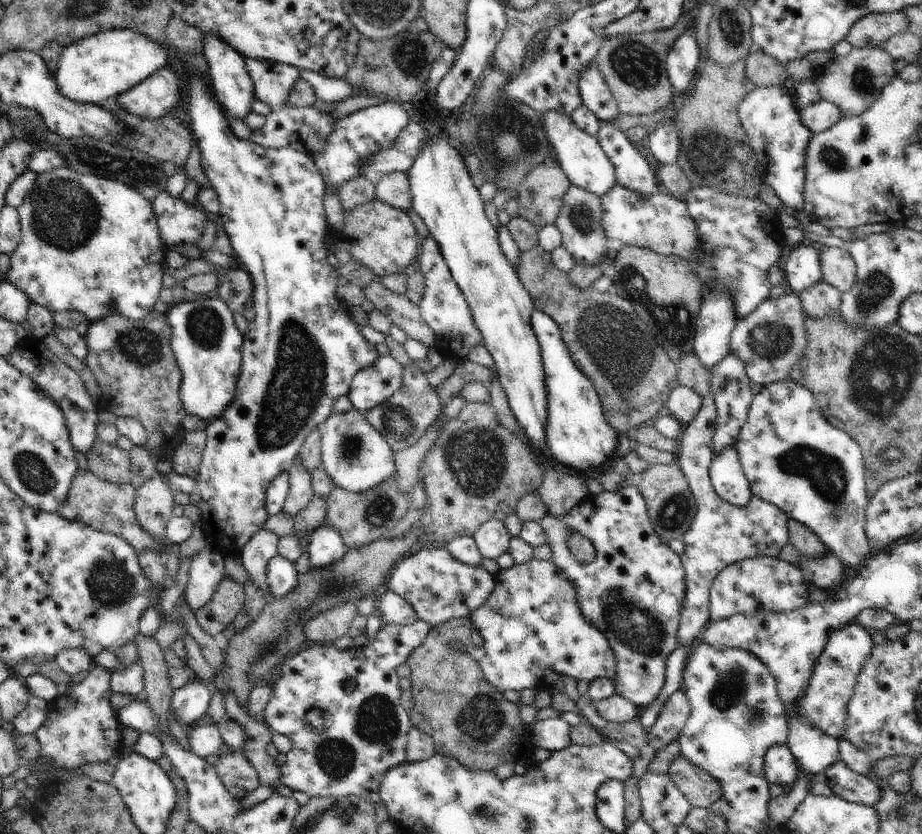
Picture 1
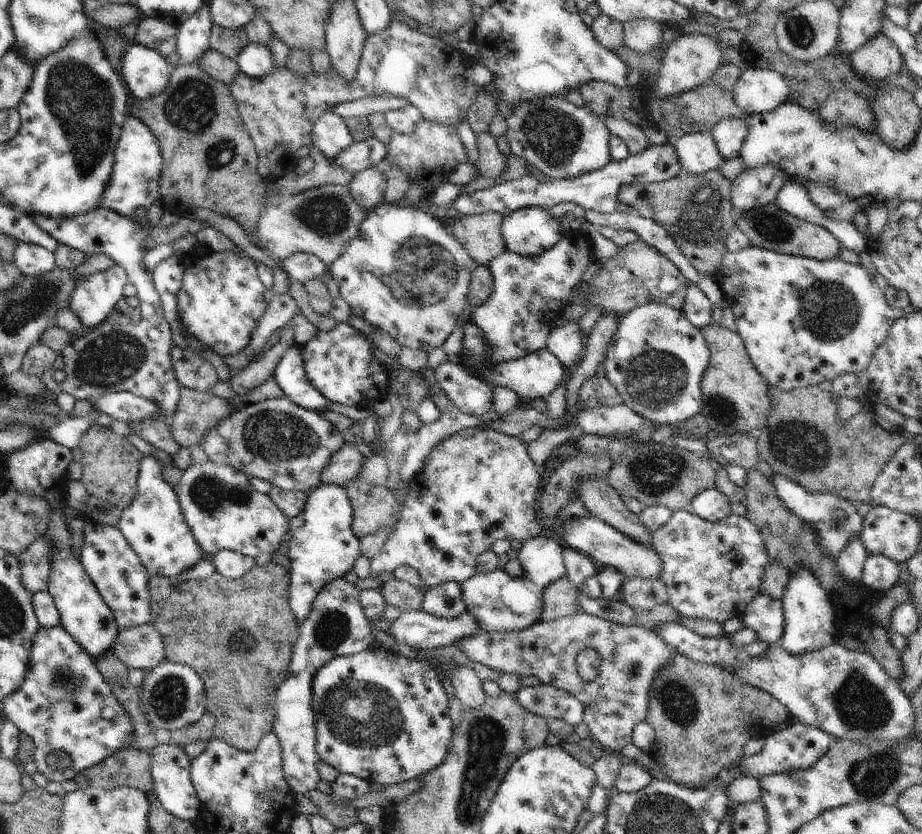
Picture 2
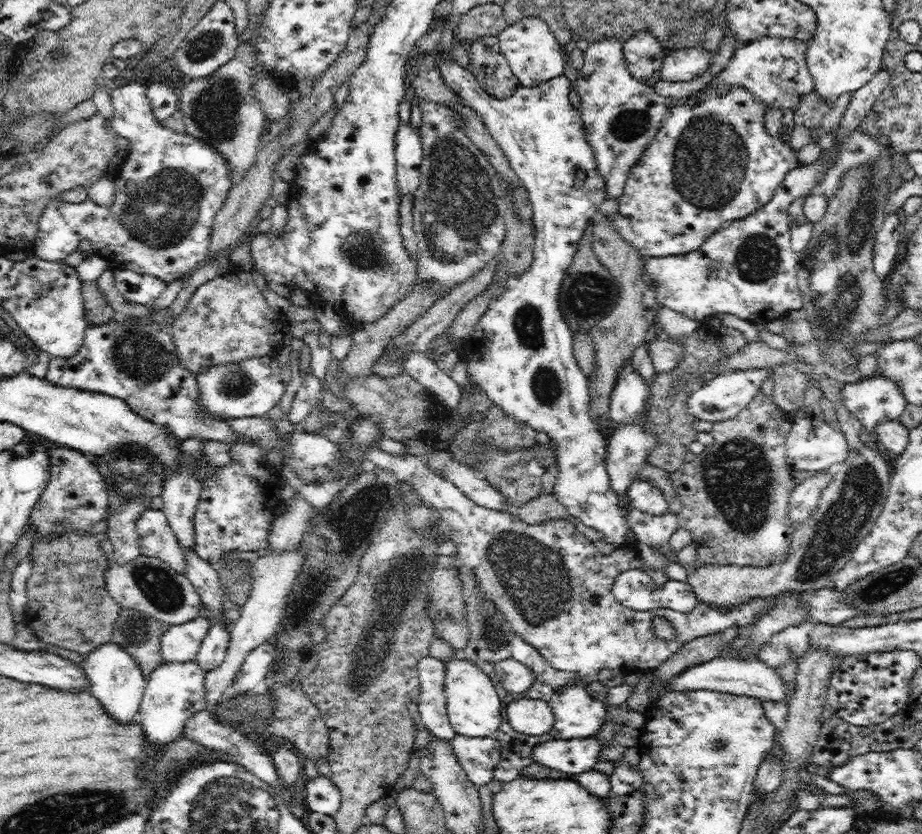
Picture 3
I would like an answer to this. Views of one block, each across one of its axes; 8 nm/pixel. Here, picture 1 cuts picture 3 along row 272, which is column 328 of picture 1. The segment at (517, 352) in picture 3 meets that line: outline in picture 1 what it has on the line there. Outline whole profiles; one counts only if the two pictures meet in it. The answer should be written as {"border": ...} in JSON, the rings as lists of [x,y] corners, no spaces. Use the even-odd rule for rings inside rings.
{"border":[[[322,523],[314,529],[307,538],[309,545],[309,558],[314,567],[333,565],[348,552],[348,547],[343,543],[342,535],[333,526]]]}

